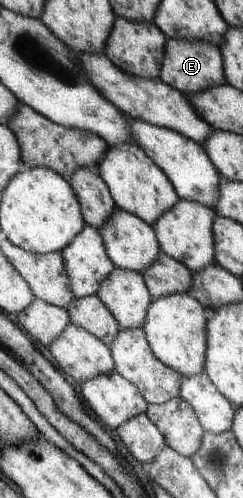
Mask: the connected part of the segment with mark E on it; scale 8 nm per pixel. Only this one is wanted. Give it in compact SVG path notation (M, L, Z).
M168 38L167 49L164 51L164 65L159 78L185 94L196 94L222 86L227 84L223 53L217 45L206 41Z

